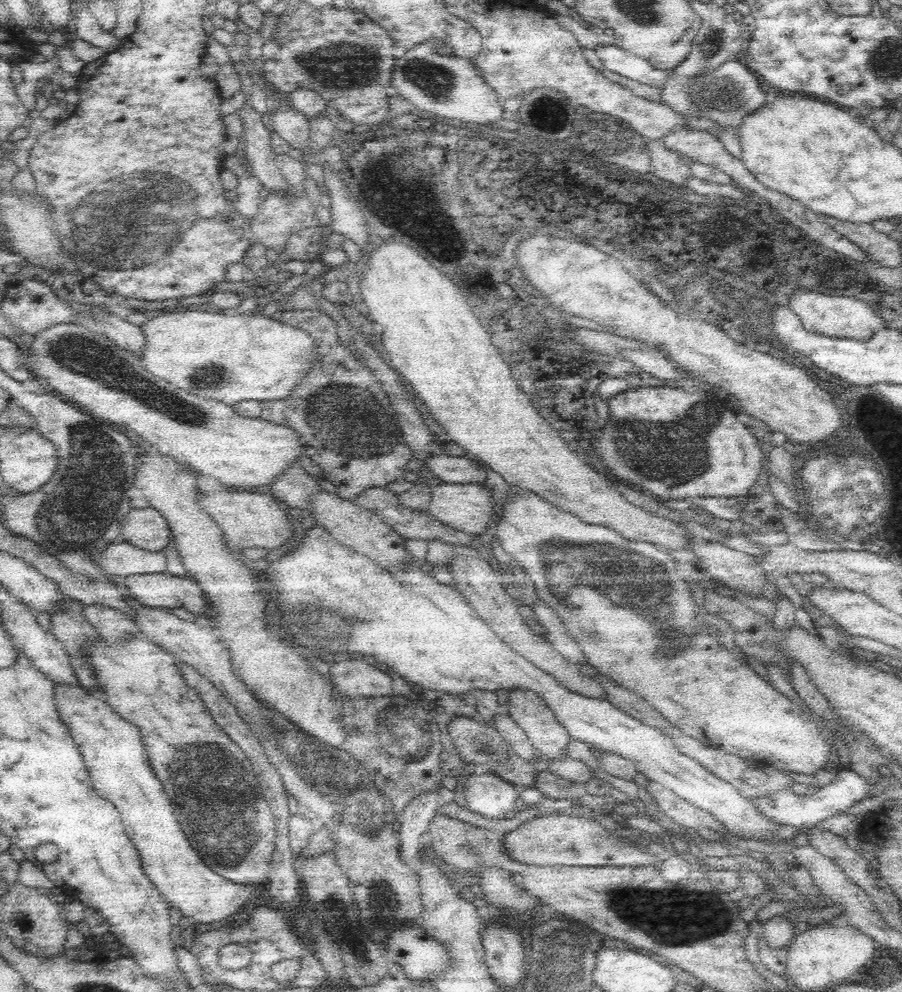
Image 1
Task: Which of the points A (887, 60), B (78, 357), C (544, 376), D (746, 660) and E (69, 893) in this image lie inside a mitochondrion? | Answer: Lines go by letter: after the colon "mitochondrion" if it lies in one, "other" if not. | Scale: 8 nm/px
A: mitochondrion
B: mitochondrion
C: other
D: other
E: other

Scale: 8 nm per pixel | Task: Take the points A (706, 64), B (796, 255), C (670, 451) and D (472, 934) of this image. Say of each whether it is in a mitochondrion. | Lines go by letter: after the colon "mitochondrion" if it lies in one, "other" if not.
A: mitochondrion
B: mitochondrion
C: mitochondrion
D: other

